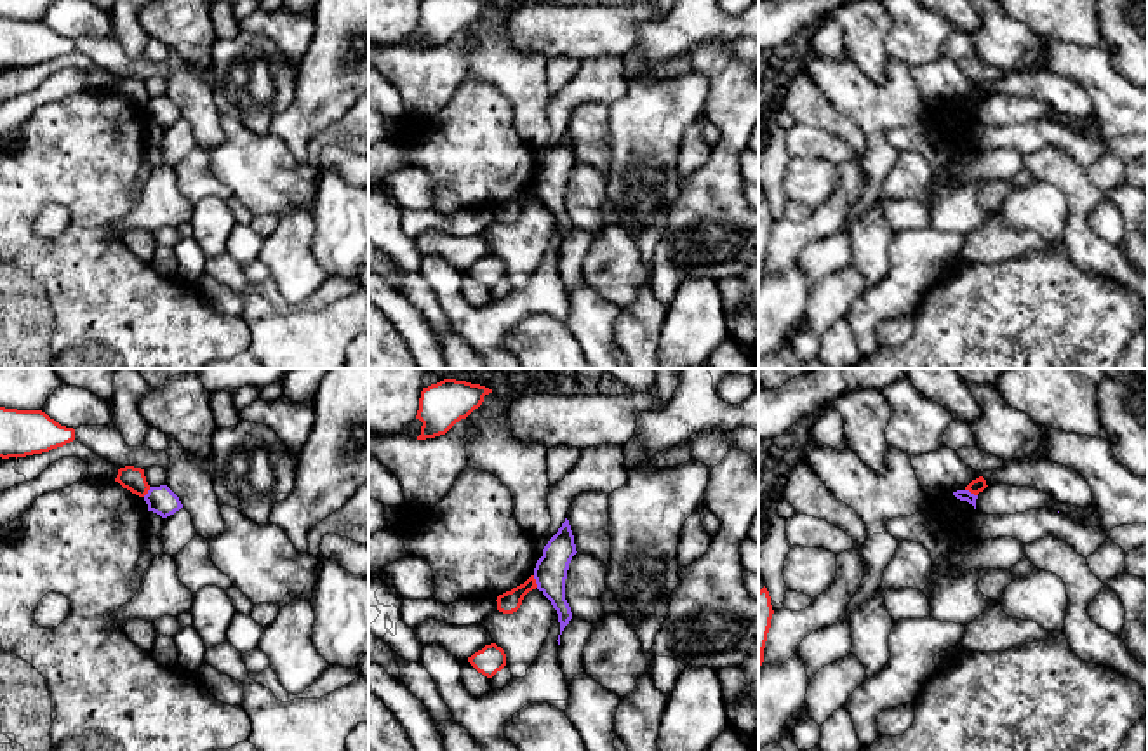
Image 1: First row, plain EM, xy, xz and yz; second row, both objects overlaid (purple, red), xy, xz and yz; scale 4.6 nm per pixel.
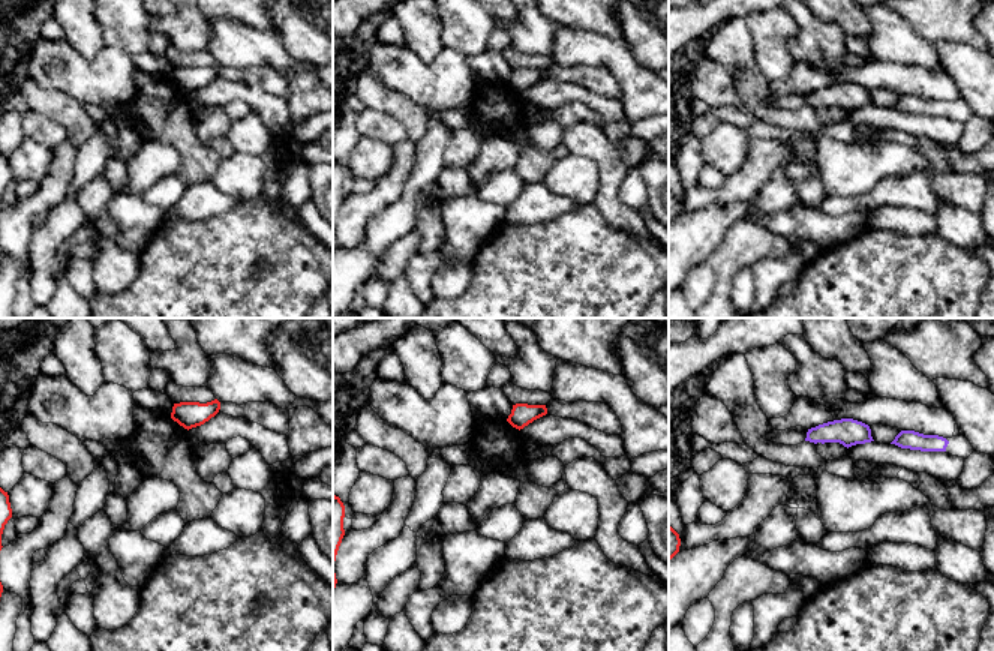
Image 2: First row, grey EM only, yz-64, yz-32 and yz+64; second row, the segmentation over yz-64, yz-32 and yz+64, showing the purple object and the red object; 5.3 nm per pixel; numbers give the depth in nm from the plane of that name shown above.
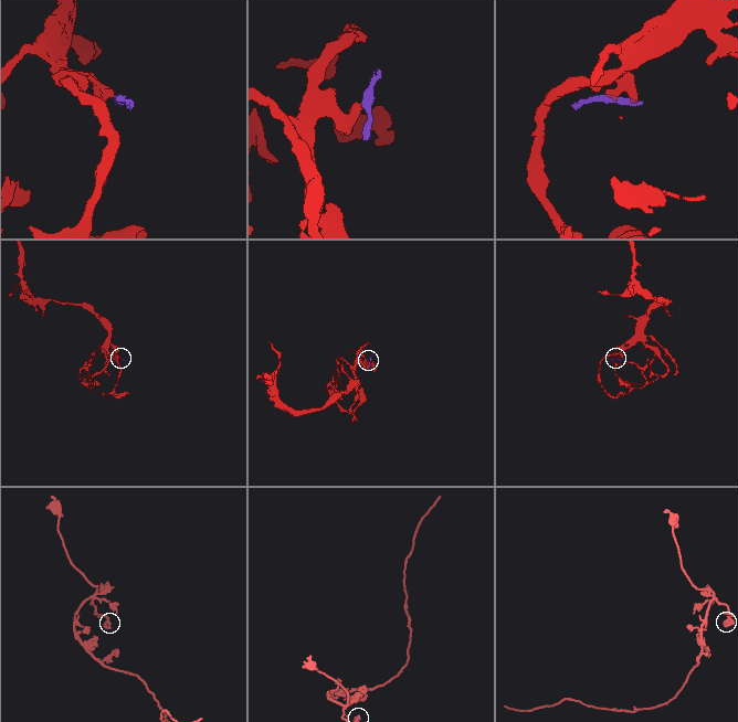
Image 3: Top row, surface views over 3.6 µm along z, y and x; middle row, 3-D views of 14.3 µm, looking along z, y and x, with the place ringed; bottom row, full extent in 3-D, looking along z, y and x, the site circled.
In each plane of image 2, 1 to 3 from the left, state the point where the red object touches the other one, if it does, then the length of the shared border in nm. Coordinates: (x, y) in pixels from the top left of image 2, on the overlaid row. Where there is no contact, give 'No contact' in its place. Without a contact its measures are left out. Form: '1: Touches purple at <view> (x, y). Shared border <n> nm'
1: No contact
2: No contact
3: No contact

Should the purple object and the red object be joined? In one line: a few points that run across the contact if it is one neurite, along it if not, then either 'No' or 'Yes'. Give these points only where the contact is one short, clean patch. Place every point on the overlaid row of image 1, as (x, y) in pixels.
Line: xz (533, 576), (538, 586). No

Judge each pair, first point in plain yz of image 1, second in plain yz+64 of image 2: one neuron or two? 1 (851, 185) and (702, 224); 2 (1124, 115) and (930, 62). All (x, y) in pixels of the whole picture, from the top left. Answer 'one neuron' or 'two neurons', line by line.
1: two neurons
2: two neurons

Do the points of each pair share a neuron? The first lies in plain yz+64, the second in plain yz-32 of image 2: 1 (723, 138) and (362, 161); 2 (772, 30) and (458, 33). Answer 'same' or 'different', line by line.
1: same
2: different

